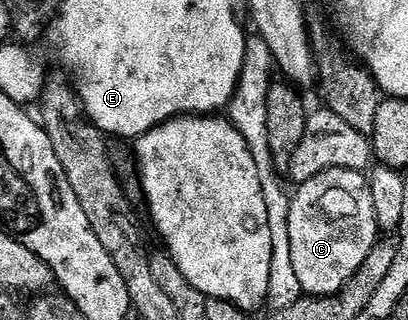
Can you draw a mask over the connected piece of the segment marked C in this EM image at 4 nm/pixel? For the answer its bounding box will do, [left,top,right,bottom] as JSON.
[289,169,381,297]

